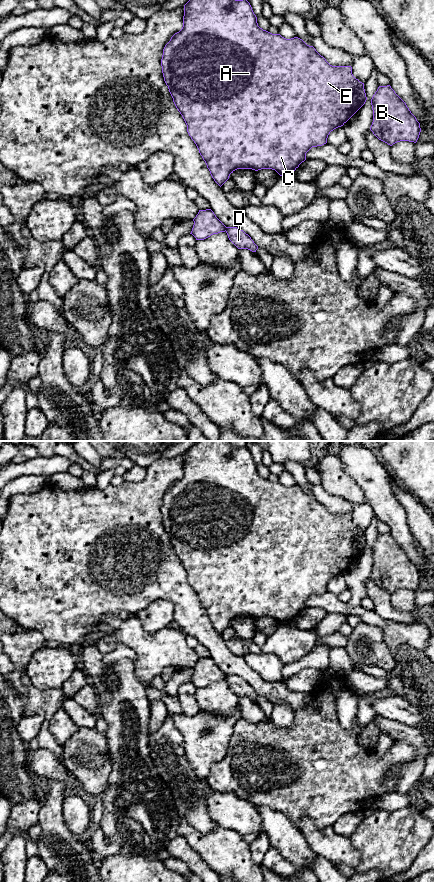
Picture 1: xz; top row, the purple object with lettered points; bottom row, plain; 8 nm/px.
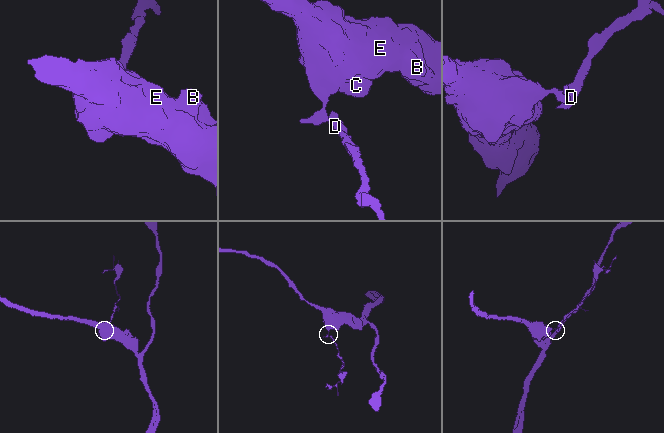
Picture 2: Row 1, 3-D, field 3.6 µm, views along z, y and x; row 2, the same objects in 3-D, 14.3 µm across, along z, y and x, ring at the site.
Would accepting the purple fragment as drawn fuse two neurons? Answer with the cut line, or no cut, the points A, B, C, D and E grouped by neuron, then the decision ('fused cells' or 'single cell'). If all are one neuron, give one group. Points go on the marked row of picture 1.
cut xz (227, 227), (225, 230); groups A B C E / D; fused cells

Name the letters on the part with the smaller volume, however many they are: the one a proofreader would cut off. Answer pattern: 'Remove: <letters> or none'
Remove: D

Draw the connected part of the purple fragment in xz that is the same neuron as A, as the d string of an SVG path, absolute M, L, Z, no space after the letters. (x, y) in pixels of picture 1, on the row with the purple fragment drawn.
M189 0L184 5L183 27L165 45L161 66L164 81L187 125L187 132L196 144L212 178L220 187L237 169L272 169L280 176L295 171L306 160L306 153L312 147L326 144L330 132L343 126L367 100L364 83L353 76L351 66L332 66L313 46L307 45L302 39L286 39L280 34L263 30L258 26L257 17L247 0Z

